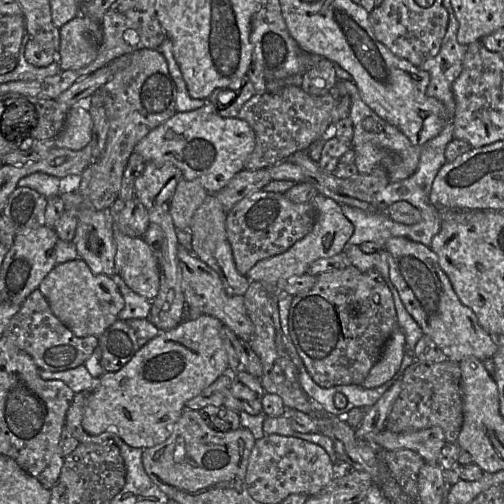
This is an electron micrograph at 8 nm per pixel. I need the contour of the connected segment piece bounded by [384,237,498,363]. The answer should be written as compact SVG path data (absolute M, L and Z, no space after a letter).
M391 237L384 249L389 253L391 282L407 311L448 359L456 363L468 357L492 359L498 349L497 337L484 330L473 310L460 300L431 247L405 237Z

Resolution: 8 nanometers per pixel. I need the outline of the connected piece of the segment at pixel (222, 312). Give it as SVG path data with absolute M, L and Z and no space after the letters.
M181 245L178 247L177 258L181 269L182 290L186 303L184 320L192 320L200 315L214 316L228 326L242 341L250 342L254 326L246 311L244 295L227 294L219 274Z

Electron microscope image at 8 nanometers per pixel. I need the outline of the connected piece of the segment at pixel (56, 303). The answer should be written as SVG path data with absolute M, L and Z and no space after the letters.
M75 259L68 262L64 262L61 264L56 264L53 269L43 278L43 280L40 282L38 290L43 294L43 296L46 298L51 311L53 314L68 328L70 329L73 334L77 337L84 338L88 336L95 336L99 337L109 326L111 326L114 322L118 320L118 314L120 311L124 308L125 302L123 299L123 296L116 285L116 283L113 281L113 279L110 276L104 275L104 274L96 274L94 273L87 263L82 259Z

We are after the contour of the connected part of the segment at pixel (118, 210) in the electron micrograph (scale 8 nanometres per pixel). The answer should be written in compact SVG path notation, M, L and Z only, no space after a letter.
M137 197L131 200L117 198L108 213L113 225L130 237L142 238L150 225L149 213Z

